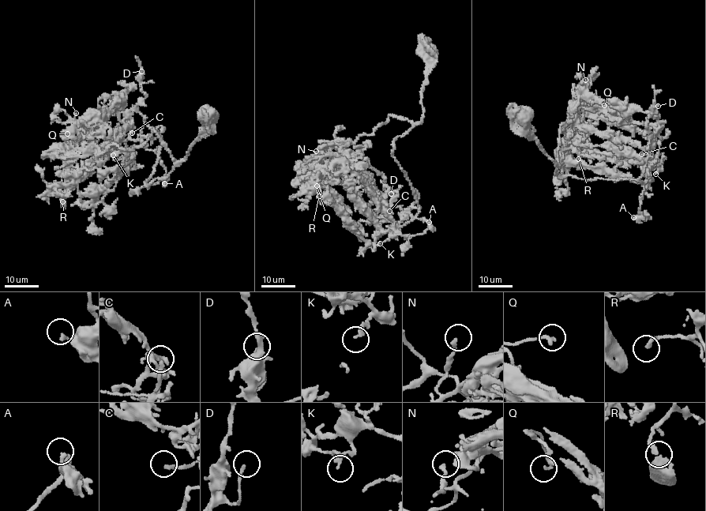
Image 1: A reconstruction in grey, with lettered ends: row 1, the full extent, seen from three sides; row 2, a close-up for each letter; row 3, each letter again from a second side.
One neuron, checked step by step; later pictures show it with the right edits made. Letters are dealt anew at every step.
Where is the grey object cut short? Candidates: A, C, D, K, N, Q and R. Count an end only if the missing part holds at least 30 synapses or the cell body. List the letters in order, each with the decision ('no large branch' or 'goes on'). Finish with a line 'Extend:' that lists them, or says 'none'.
A: no large branch
C: no large branch
D: no large branch
K: no large branch
N: no large branch
Q: no large branch
R: no large branch
Extend: none

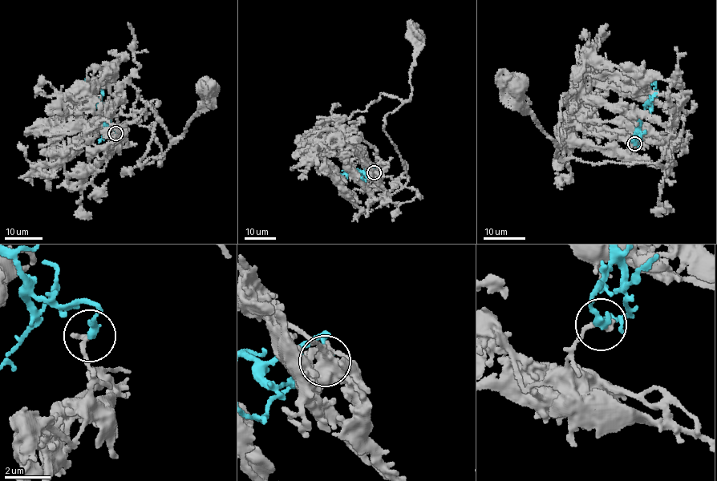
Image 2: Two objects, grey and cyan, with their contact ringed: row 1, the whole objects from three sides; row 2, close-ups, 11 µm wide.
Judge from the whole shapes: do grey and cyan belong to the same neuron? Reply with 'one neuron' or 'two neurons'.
two neurons

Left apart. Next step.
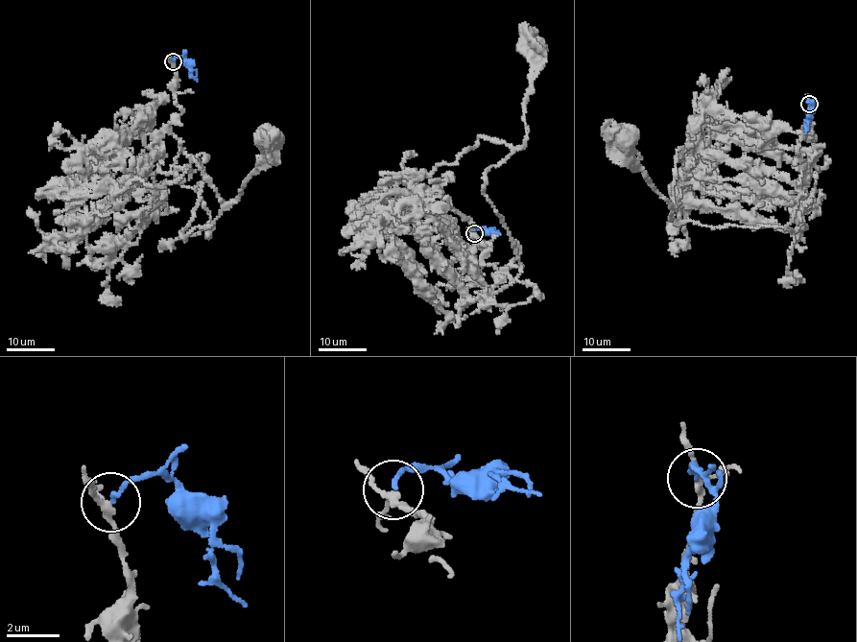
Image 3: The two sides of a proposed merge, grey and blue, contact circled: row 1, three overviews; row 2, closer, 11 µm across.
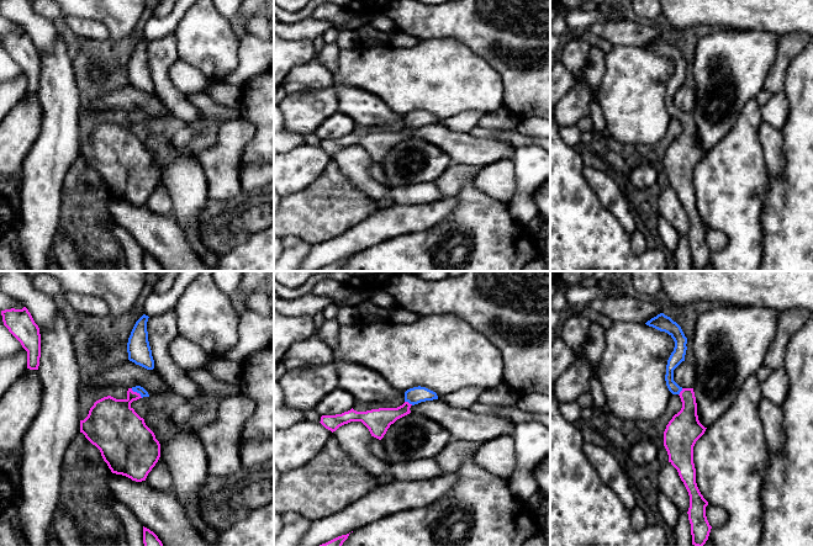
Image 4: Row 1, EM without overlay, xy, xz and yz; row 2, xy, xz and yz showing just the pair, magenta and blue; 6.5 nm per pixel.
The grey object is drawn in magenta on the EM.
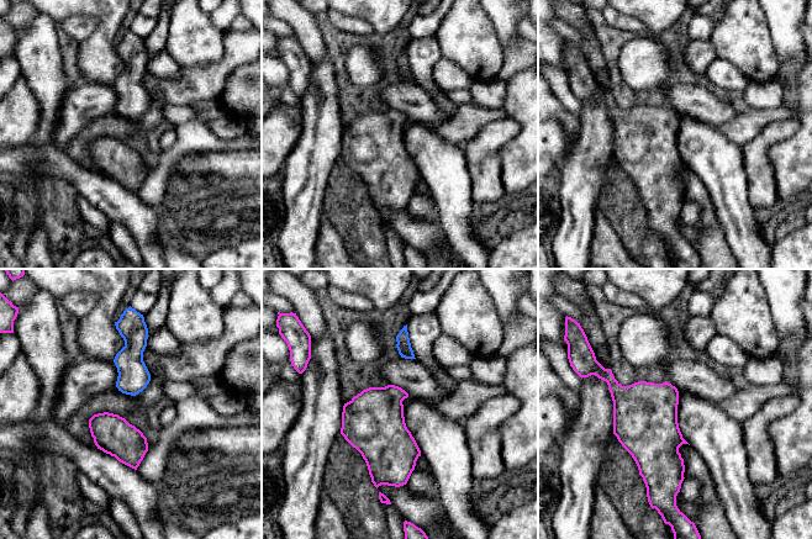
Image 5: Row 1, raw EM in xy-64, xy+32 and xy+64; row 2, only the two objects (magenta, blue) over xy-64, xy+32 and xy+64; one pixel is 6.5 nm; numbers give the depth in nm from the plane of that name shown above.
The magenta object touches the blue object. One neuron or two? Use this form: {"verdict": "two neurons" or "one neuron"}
{"verdict": "one neuron"}

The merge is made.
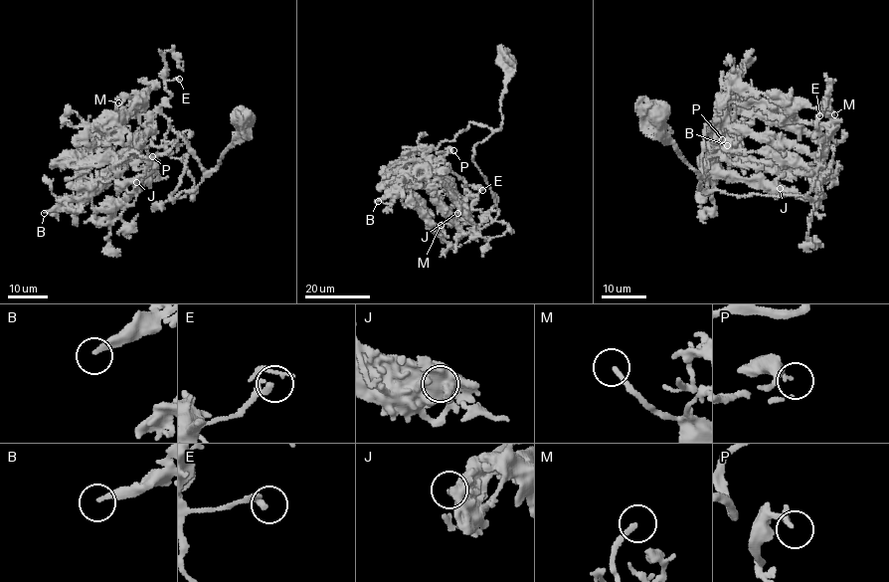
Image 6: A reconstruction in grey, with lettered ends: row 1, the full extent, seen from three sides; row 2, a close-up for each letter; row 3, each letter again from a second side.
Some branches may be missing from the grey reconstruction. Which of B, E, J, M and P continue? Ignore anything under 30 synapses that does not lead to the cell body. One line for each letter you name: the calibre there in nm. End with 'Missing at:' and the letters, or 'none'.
M: calibre 190 nm
Missing at: M

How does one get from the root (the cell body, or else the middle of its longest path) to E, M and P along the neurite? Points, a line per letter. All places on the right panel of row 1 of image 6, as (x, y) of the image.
E: (657, 113), (663, 135), (703, 177), (698, 187), (741, 196), (808, 193), (820, 163), (819, 115)
M: (657, 113), (663, 135), (703, 177), (698, 187), (741, 196), (808, 193), (820, 137), (829, 134), (834, 114)
P: (657, 113), (663, 135), (700, 175), (707, 123), (711, 135), (717, 118), (712, 152), (715, 138), (722, 139)

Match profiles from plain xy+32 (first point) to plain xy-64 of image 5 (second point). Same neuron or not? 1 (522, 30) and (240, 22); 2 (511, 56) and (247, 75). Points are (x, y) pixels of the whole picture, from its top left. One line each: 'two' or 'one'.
1: one
2: two

